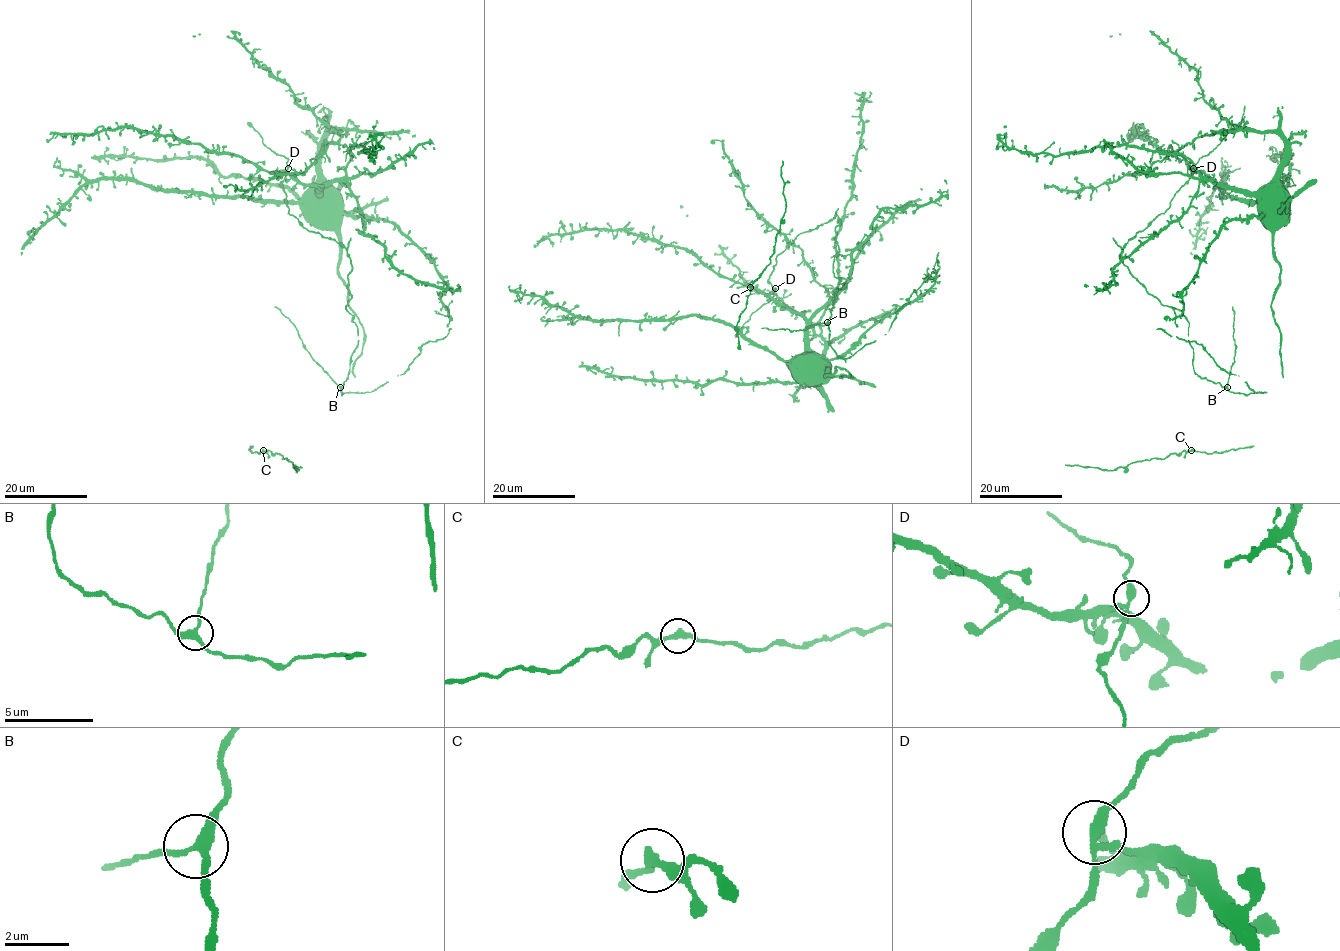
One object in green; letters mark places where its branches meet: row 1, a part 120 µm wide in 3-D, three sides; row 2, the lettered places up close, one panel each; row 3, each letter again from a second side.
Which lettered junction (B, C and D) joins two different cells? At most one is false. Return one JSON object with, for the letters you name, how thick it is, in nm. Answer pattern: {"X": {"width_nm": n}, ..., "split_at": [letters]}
{"split_at": []}

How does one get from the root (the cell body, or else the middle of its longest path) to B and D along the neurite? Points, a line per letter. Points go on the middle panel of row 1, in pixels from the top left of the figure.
B: (820, 365), (807, 322), (770, 295), (768, 279), (792, 241), (837, 215), (832, 271), (846, 285), (827, 322)
D: (820, 365), (822, 362), (808, 346), (807, 322), (799, 314), (782, 308), (770, 295), (775, 288)

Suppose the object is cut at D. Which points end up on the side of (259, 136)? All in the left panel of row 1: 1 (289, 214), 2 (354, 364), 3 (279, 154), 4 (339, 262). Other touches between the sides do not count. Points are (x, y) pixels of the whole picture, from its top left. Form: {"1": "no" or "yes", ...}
{"1": "yes", "2": "no", "3": "yes", "4": "no"}

